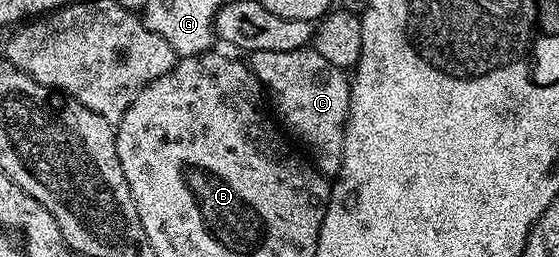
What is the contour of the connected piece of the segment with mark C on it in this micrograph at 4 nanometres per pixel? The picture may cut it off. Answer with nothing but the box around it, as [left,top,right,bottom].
[248,46,350,178]

